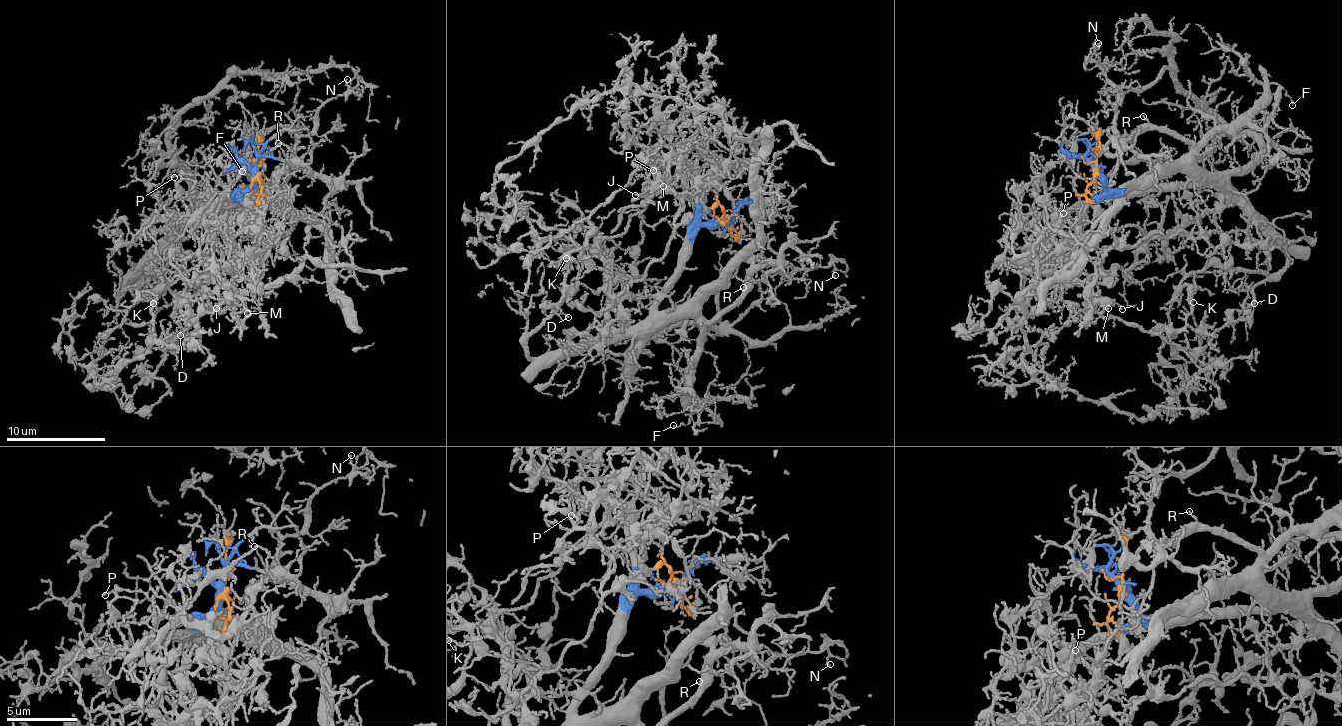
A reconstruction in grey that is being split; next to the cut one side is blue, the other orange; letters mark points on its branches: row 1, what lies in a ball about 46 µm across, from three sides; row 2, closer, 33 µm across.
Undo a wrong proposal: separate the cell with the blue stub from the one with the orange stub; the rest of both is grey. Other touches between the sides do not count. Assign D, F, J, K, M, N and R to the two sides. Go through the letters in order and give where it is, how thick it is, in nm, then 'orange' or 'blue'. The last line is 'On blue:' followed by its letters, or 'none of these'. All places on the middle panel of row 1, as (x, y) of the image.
D: place (568, 317); calibre 120 nm; orange
F: place (673, 425); calibre 120 nm; blue
J: place (635, 195); calibre 120 nm; orange
K: place (566, 258); calibre 150 nm; orange
M: place (663, 186); calibre 140 nm; orange
N: place (835, 275); calibre 130 nm; blue
R: place (743, 287); calibre 120 nm; blue
On blue: F, N, R

